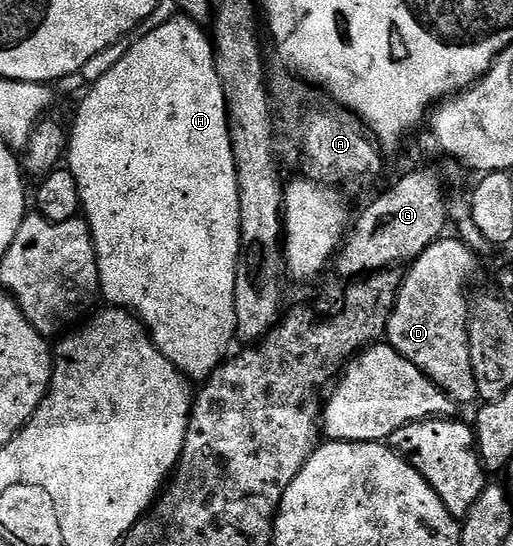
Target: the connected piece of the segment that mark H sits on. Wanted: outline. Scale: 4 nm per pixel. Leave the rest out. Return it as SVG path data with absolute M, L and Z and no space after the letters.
M184 17L176 18L159 24L142 39L134 38L134 43L94 81L93 88L82 97L81 104L77 107L77 116L73 119L73 127L71 123L71 130L67 135L67 169L75 177L75 185L79 185L81 215L91 229L104 302L106 299L106 304L132 311L145 324L146 331L153 338L153 344L163 353L163 357L170 359L181 370L182 375L190 380L204 381L213 374L216 367L226 362L225 353L235 343L237 334L235 269L241 244L239 185L231 149L225 94L215 65L210 32L200 23Z

